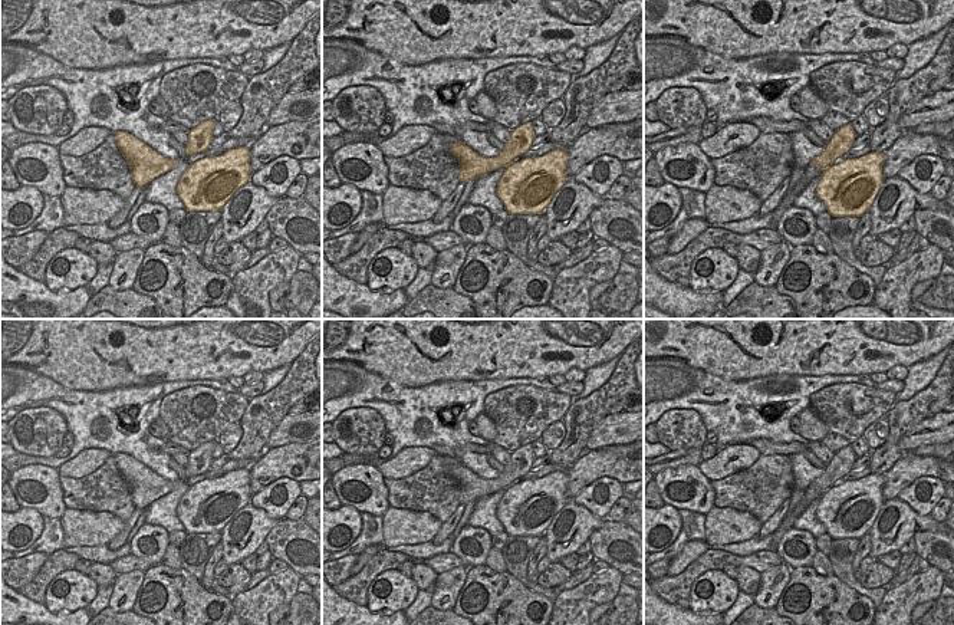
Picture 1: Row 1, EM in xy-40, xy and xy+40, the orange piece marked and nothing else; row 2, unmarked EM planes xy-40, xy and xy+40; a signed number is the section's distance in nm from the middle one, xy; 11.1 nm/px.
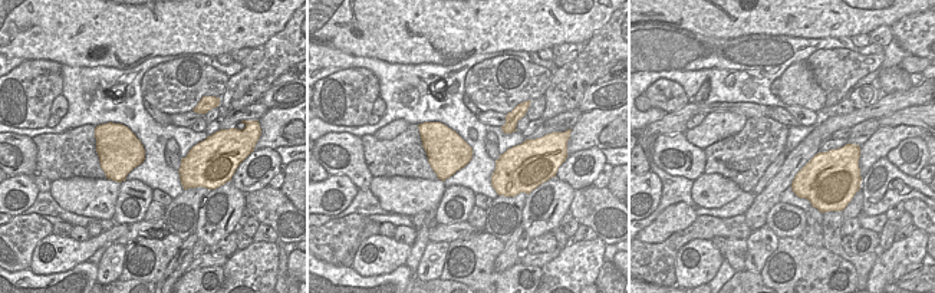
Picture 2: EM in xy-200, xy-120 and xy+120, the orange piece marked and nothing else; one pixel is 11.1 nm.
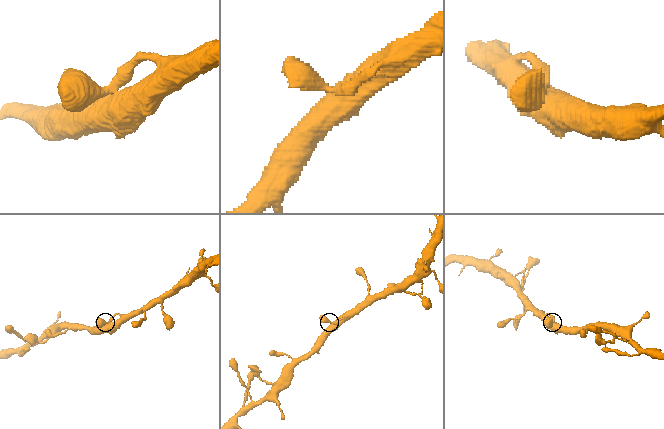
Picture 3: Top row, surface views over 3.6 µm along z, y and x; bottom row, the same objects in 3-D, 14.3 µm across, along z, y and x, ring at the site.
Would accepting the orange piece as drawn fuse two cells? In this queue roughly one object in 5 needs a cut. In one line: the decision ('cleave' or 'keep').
keep

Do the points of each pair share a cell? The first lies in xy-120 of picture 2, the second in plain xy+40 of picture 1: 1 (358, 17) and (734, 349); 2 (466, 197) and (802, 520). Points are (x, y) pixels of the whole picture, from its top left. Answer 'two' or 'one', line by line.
1: one
2: two

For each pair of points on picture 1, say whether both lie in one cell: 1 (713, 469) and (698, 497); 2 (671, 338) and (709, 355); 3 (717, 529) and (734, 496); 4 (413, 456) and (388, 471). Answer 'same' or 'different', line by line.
1: different
2: same
3: different
4: same

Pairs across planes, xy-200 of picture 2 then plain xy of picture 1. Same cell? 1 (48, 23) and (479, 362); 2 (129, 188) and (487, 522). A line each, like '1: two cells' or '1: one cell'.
1: one cell
2: two cells

